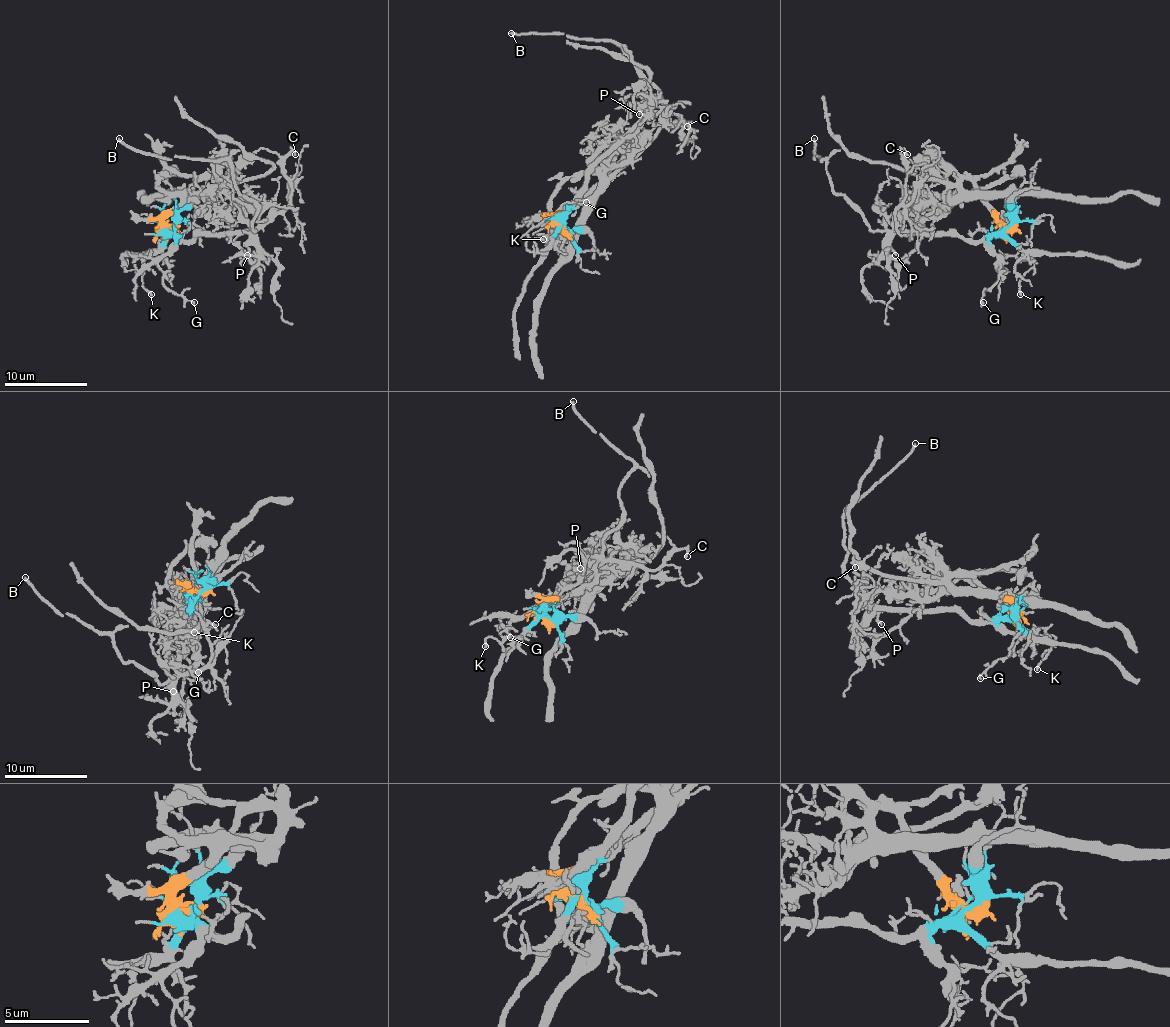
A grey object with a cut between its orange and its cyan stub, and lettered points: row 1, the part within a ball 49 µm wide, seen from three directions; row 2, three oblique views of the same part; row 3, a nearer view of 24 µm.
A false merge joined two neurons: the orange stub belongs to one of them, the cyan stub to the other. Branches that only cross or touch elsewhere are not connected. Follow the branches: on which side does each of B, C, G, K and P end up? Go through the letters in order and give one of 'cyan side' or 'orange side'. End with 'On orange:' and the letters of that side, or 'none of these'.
B: cyan side
C: cyan side
G: cyan side
K: cyan side
P: cyan side
On orange: none of these

